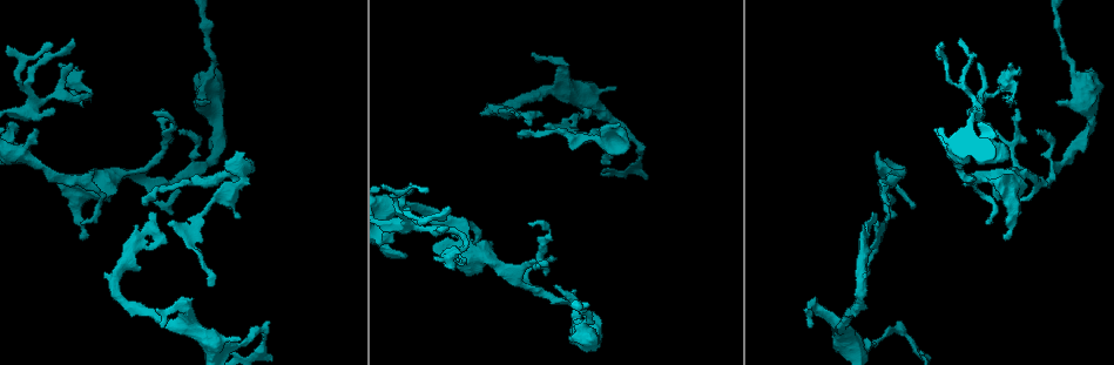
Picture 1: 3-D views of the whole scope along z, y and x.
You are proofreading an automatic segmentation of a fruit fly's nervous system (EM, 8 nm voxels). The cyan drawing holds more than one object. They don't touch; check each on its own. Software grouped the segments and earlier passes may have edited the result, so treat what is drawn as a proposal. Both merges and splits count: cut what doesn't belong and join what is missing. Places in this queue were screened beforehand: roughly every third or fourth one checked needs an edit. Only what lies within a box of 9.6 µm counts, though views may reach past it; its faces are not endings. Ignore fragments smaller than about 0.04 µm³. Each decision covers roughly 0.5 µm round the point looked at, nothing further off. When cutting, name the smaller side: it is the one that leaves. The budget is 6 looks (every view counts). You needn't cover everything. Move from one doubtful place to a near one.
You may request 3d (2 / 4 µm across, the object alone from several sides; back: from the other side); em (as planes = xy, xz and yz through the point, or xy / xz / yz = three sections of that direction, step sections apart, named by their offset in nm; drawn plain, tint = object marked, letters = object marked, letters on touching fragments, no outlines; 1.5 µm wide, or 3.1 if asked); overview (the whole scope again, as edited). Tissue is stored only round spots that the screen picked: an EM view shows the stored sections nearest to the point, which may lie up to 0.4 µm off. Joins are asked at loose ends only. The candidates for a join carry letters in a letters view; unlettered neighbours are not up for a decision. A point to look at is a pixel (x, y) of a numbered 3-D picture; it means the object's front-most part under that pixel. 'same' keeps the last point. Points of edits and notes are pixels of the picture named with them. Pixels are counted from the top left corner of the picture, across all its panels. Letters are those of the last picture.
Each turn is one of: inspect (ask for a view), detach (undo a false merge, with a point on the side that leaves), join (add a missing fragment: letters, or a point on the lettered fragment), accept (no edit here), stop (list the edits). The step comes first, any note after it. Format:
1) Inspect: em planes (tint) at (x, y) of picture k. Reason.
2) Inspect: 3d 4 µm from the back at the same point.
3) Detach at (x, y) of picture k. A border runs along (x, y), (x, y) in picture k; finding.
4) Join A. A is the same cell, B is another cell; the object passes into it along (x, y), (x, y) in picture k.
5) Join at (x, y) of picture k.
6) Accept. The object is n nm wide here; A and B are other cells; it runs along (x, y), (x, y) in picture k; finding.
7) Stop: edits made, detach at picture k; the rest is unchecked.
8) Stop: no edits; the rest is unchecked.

Inspect: em yz step 8 (letters) at (161, 326) of picture 1. Thin end.

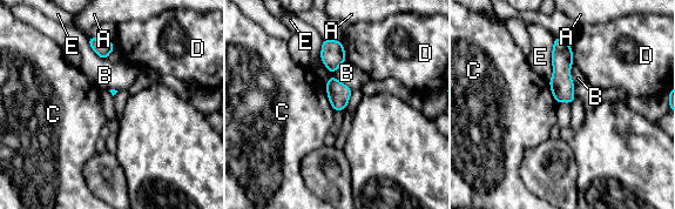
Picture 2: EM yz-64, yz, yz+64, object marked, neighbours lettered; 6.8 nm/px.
Inspect: em xy step 4 (letters) at the same point.

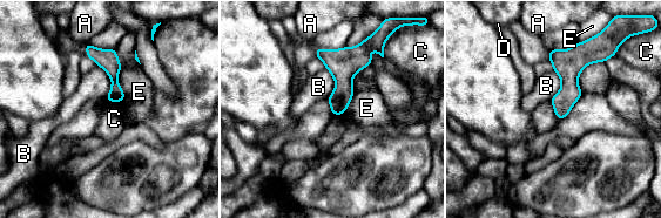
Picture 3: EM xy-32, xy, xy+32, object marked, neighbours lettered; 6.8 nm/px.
Accept. The longest contact is with E, 360 nm; A, B, C, D and E are other cells; no lettered fragment goes on from it.

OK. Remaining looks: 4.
Inspect: em xz step 8 (letters) at (583, 108) of picture 1. Tapers out.

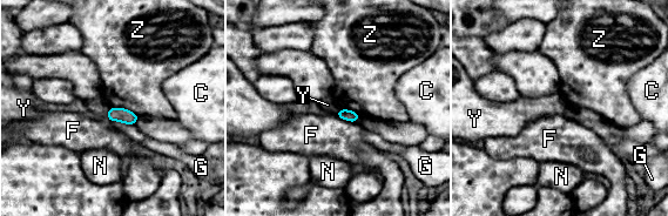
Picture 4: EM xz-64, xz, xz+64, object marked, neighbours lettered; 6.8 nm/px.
Inspect: em planes (letters) at the same point.

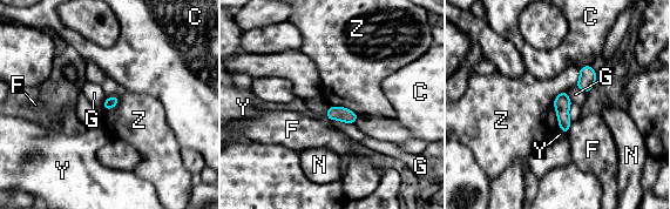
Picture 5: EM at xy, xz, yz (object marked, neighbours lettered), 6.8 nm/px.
Accept. The object is 80 nm wide here; C, F, G, N, Y and Z are other cells; a border runs along (564, 89), (554, 100), (560, 128) in picture 5; none of them fits.

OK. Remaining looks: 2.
Inspect: em yz step 8 (tint) at (237, 153) of picture 1. Branch stops here.

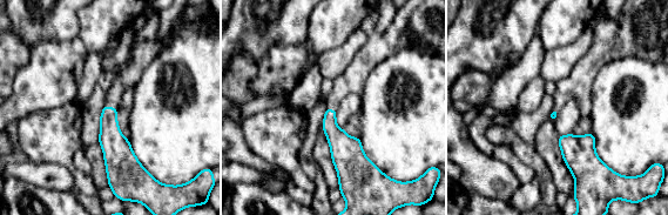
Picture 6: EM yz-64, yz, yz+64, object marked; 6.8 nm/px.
Inspect: em planes (letters) at the same point. Cut it another way.

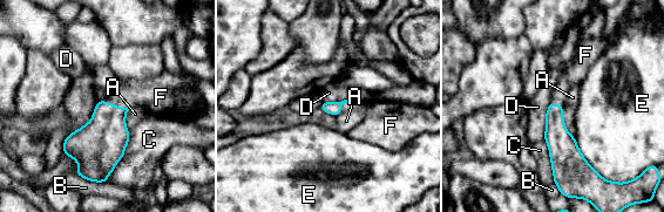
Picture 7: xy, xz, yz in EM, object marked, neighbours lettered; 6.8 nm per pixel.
Join at (149, 94) of picture 7. F is the same cell, A, B, C, D and E are other cells; it goes on there.

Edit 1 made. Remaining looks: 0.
Stop: edits made, join at picture 7; the rest is unchecked.

